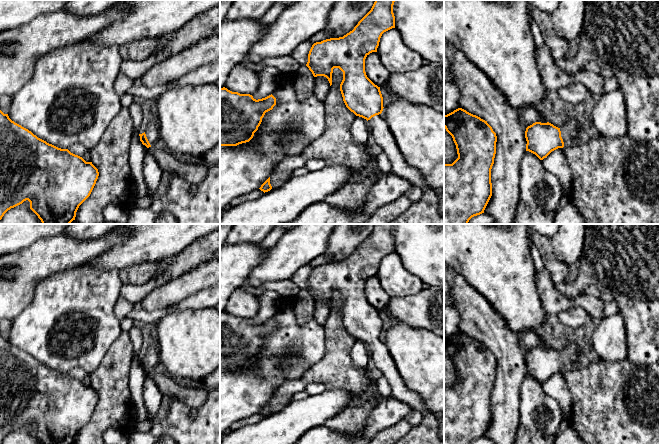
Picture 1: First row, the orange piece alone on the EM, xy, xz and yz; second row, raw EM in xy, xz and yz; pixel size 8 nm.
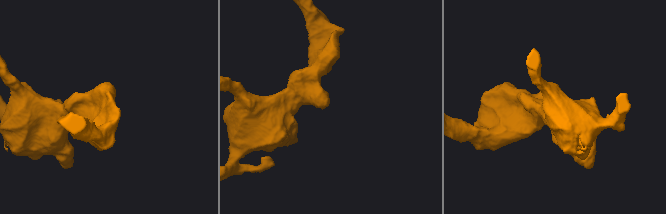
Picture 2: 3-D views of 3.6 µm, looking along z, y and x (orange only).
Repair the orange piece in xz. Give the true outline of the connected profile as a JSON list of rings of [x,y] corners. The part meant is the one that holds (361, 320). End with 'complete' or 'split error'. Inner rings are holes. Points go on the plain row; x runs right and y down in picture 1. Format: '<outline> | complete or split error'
[[[375,224],[371,234],[358,246],[352,255],[339,262],[330,262],[312,269],[306,290],[312,296],[314,301],[324,300],[332,309],[332,297],[334,292],[339,292],[343,296],[343,304],[340,308],[340,315],[346,331],[356,340],[362,341],[368,345],[371,365],[379,369],[380,375],[383,375],[391,388],[391,396],[407,405],[412,410],[417,410],[423,415],[429,414],[429,410],[424,405],[422,396],[409,389],[397,366],[382,339],[383,321],[380,311],[375,309],[366,299],[365,283],[372,277],[377,276],[382,258],[392,252],[395,252],[395,240],[393,229],[395,224]]] | split error

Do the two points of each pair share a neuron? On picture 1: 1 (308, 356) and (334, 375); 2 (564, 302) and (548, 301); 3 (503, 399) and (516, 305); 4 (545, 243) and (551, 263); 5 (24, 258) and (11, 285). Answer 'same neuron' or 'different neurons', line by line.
1: different neurons
2: same neuron
3: different neurons
4: same neuron
5: same neuron

